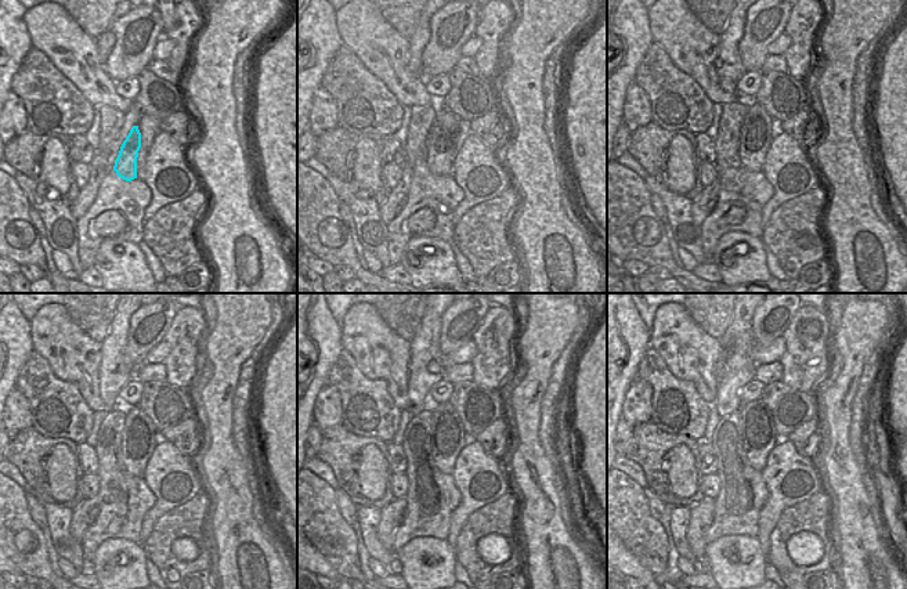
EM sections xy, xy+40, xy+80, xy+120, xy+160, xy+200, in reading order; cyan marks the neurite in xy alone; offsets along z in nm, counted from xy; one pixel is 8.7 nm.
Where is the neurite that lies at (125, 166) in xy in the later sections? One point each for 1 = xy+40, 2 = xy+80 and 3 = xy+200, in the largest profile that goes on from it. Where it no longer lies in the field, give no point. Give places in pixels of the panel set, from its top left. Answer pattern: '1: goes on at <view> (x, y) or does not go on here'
1: goes on at xy+40 (445, 136)
2: goes on at xy+80 (758, 127)
3: goes on at xy+200 (756, 426)

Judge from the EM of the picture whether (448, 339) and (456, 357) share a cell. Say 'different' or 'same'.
different

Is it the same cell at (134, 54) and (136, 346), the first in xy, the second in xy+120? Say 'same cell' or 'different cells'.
same cell

